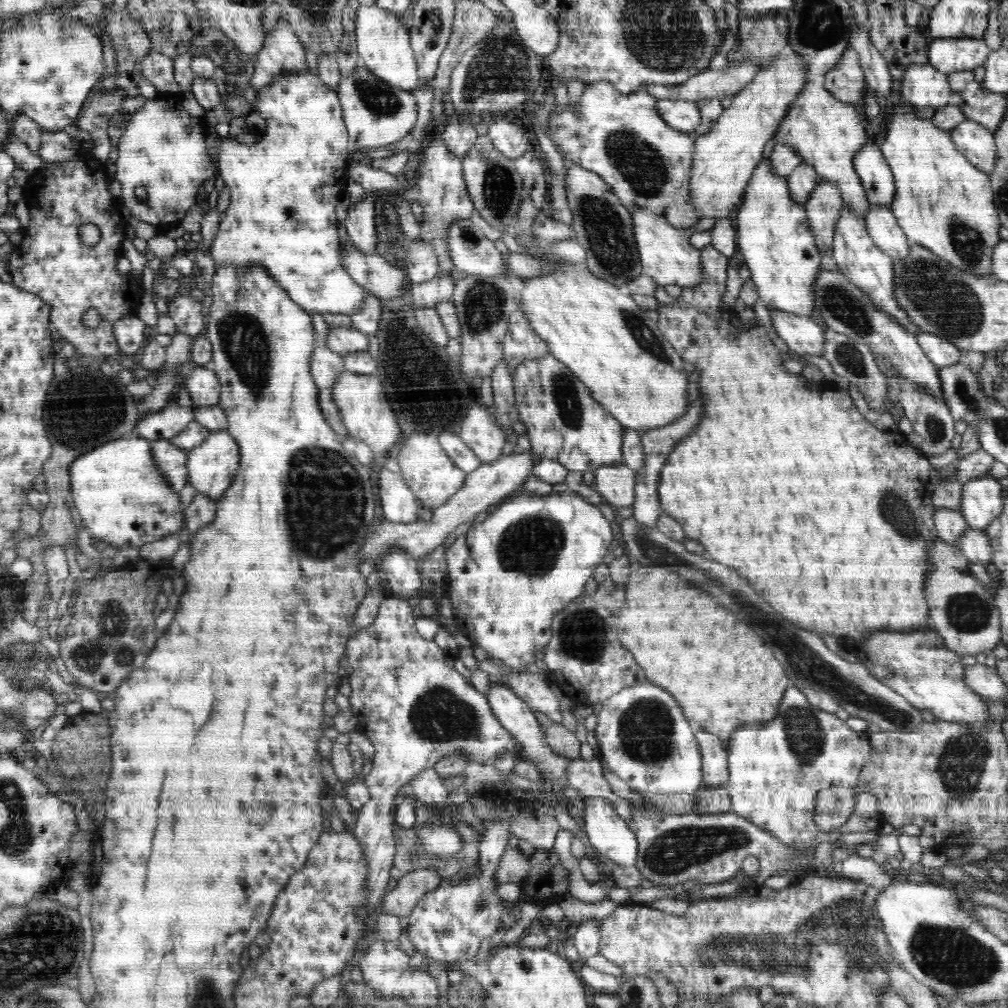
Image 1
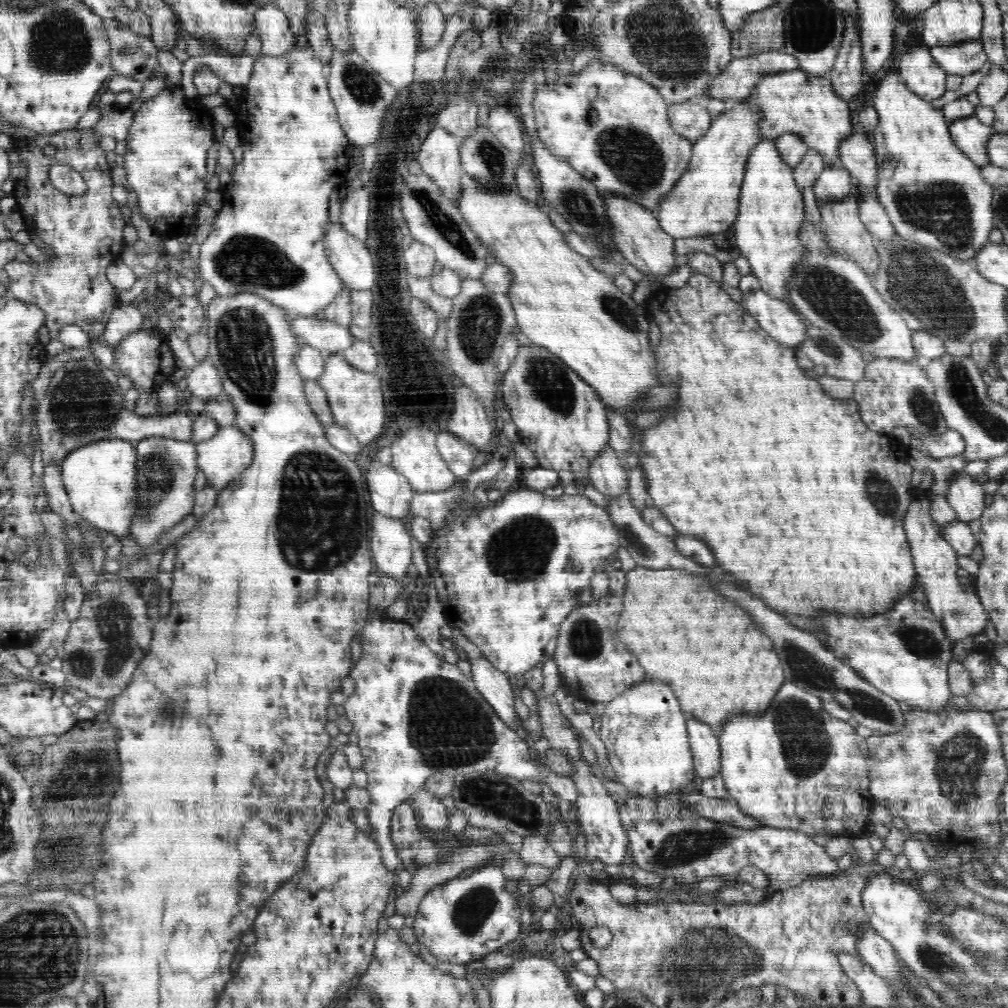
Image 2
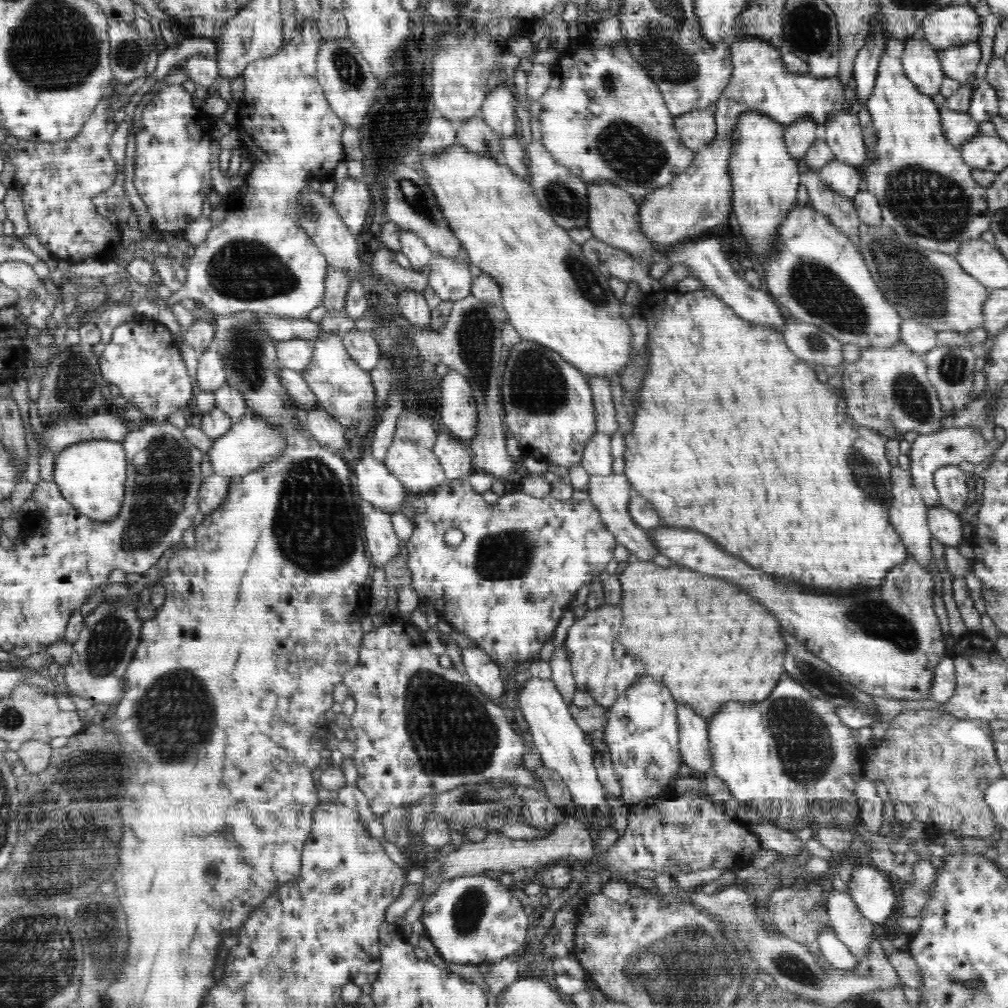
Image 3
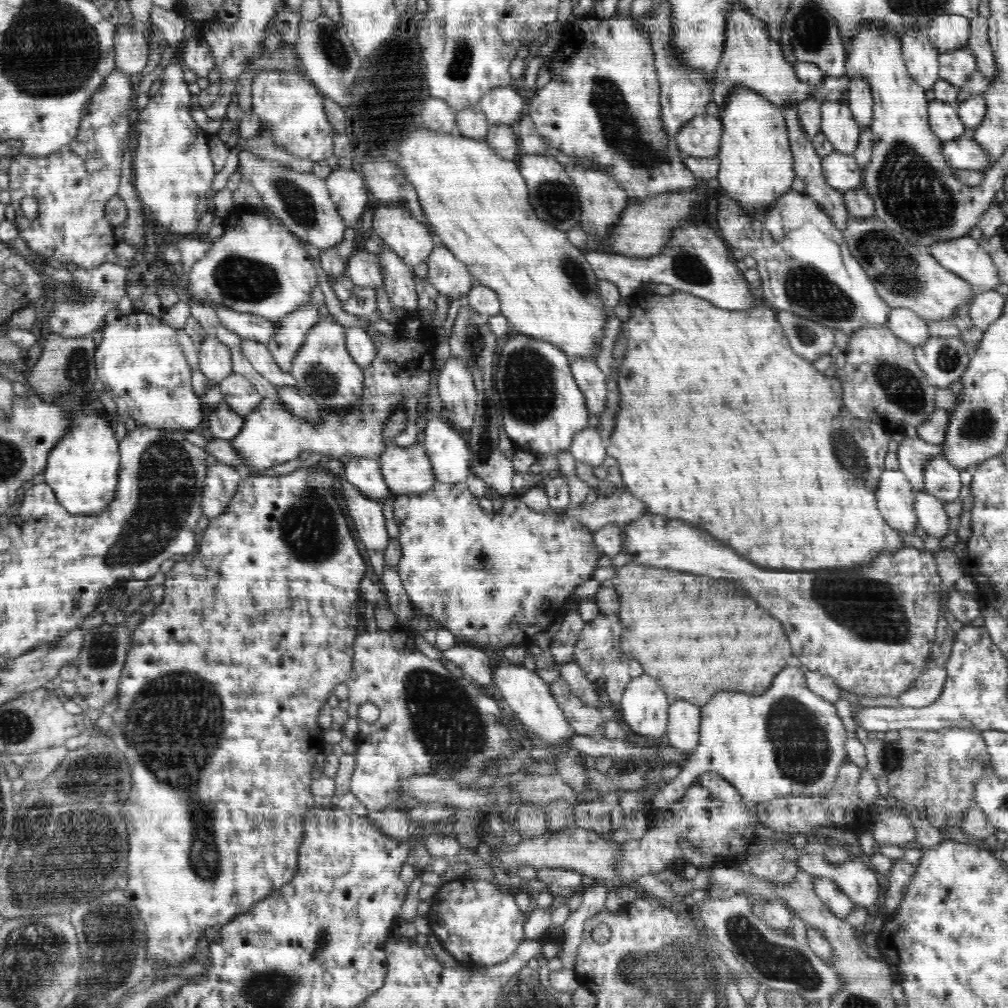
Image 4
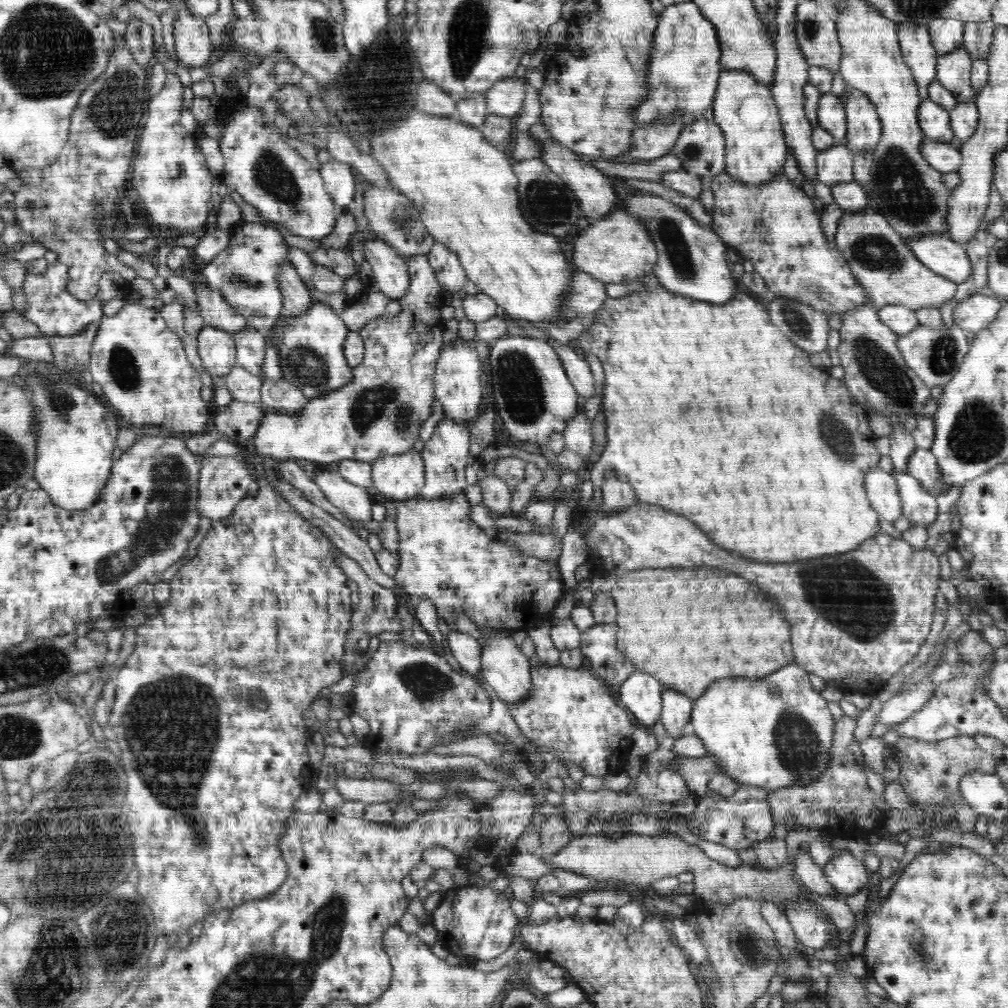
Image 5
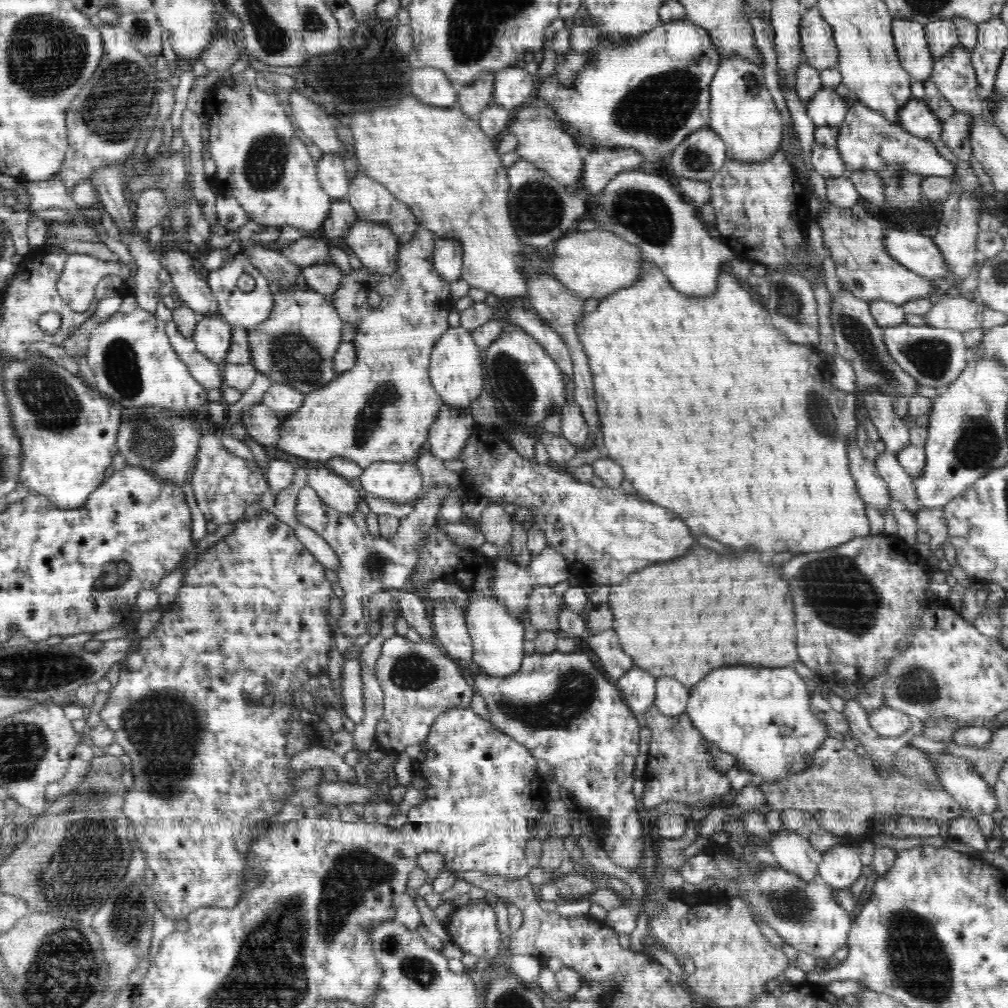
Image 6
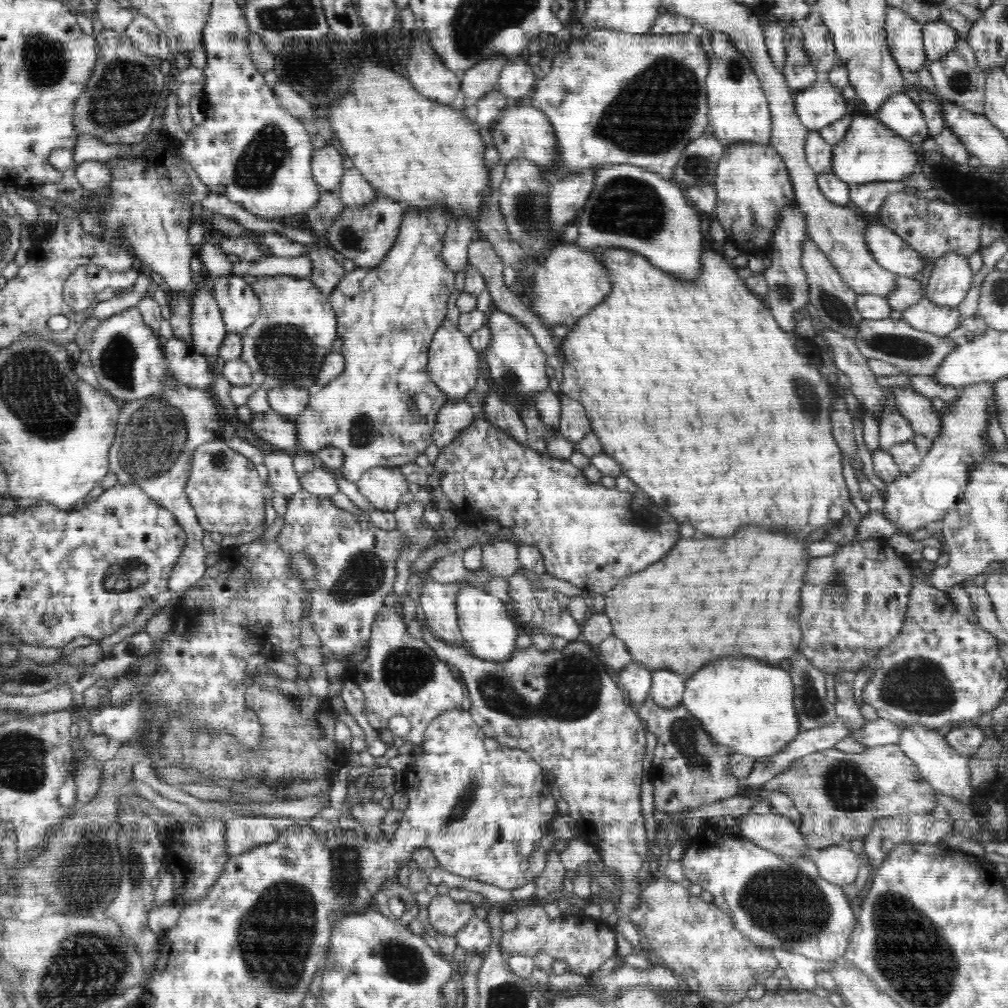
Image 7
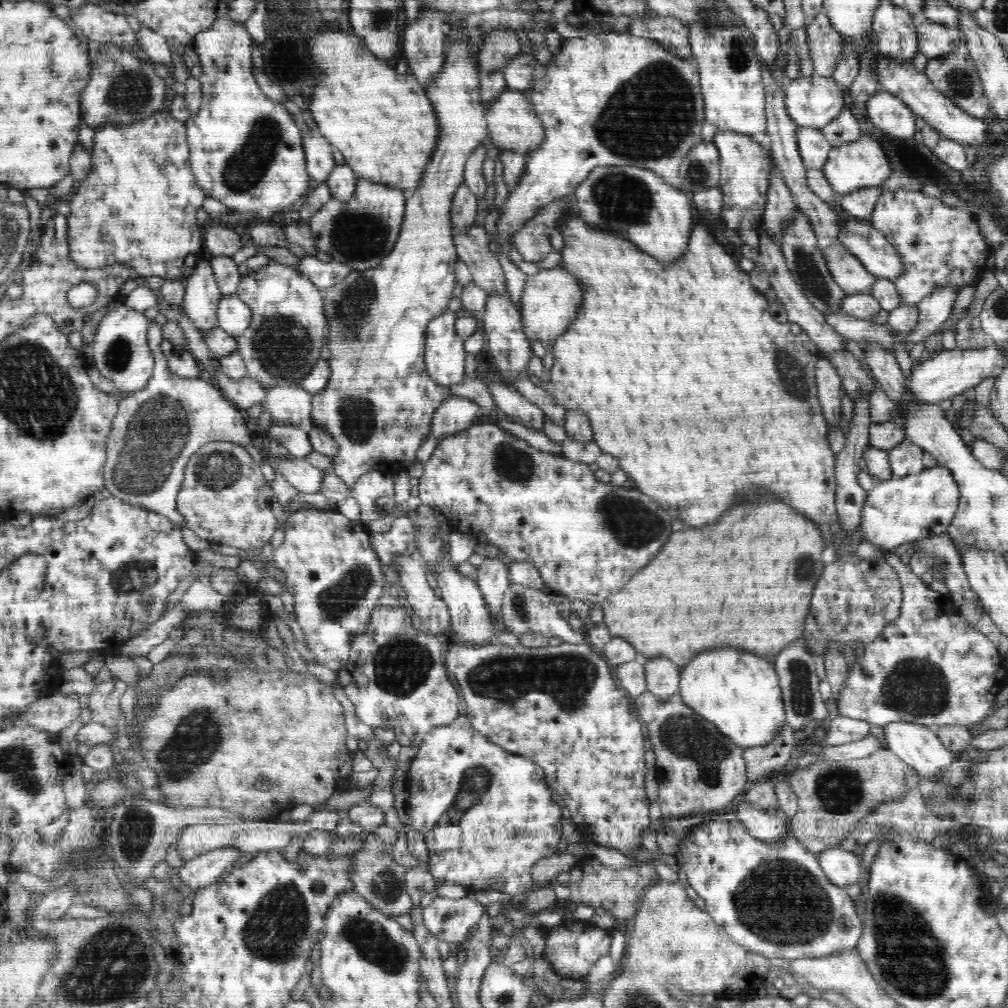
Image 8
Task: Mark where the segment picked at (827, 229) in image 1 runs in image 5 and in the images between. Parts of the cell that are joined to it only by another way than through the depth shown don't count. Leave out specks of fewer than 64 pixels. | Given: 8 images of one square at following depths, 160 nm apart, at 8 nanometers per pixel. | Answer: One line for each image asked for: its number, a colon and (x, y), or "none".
2: (834, 184)
3: (840, 177)
4: (840, 170)
5: (834, 165)

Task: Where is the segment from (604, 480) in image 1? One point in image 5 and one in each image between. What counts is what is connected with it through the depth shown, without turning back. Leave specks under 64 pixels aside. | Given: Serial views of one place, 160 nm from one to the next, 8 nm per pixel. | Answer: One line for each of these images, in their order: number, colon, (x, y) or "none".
2: (606, 472)
3: (597, 458)
4: (588, 446)
5: (578, 436)

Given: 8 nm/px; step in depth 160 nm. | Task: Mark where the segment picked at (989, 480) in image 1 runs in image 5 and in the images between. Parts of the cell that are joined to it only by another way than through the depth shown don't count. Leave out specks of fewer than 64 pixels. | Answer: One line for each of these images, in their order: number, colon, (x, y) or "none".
2: (965, 495)
3: (950, 481)
4: (942, 480)
5: (922, 465)

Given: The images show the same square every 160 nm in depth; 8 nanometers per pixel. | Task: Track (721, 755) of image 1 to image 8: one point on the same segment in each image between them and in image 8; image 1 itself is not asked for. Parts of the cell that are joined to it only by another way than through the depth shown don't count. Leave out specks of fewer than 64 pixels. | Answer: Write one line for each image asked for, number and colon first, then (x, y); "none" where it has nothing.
2: (704, 743)
3: (694, 745)
4: (683, 725)
5: (676, 709)
6: (671, 697)
7: (667, 689)
8: (662, 676)

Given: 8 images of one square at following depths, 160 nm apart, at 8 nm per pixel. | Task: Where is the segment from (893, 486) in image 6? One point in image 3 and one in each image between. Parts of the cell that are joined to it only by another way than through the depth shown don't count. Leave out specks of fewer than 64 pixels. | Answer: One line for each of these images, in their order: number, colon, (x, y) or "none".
3: (946, 526)
4: (932, 517)
5: (919, 505)

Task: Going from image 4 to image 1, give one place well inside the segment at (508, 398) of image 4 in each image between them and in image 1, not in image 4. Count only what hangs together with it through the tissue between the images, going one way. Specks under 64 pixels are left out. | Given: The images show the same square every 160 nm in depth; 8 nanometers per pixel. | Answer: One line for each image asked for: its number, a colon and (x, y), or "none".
1: (563, 422)
2: (560, 417)
3: (548, 404)

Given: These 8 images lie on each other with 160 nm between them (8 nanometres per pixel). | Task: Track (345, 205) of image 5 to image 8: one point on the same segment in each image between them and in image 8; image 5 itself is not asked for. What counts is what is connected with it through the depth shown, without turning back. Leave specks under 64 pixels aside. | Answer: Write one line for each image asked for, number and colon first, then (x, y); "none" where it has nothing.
6: (331, 174)
7: (326, 164)
8: (320, 162)

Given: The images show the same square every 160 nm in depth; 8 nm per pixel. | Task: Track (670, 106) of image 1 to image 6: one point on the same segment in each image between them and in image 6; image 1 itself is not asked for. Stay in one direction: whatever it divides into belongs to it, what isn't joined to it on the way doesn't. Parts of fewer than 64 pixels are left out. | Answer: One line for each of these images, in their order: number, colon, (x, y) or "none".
2: (691, 120)
3: (696, 129)
4: (701, 137)
5: (701, 145)
6: (700, 156)

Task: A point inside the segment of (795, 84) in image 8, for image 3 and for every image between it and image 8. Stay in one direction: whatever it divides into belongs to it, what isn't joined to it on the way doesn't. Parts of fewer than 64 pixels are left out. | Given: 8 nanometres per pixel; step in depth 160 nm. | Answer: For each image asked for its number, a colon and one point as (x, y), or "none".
3: (843, 133)
4: (838, 124)
5: (831, 114)
6: (826, 108)
7: (820, 104)

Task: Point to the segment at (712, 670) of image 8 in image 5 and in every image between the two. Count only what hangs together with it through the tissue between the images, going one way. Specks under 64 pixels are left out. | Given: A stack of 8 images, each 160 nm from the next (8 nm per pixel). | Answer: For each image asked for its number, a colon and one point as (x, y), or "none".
5: (775, 732)
6: (761, 716)
7: (747, 705)

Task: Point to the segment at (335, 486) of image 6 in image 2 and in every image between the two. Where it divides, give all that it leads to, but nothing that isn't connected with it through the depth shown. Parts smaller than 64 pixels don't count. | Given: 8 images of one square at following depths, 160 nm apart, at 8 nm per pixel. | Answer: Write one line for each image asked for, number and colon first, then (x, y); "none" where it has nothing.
2: (390, 543)
3: (382, 544)
4: (366, 513)
5: (354, 501)

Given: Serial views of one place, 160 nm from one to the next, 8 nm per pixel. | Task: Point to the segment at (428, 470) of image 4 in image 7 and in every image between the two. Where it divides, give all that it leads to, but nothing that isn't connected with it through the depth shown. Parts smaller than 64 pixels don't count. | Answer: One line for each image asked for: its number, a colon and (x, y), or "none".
5: (399, 477)
6: (401, 482)
7: (384, 488)

